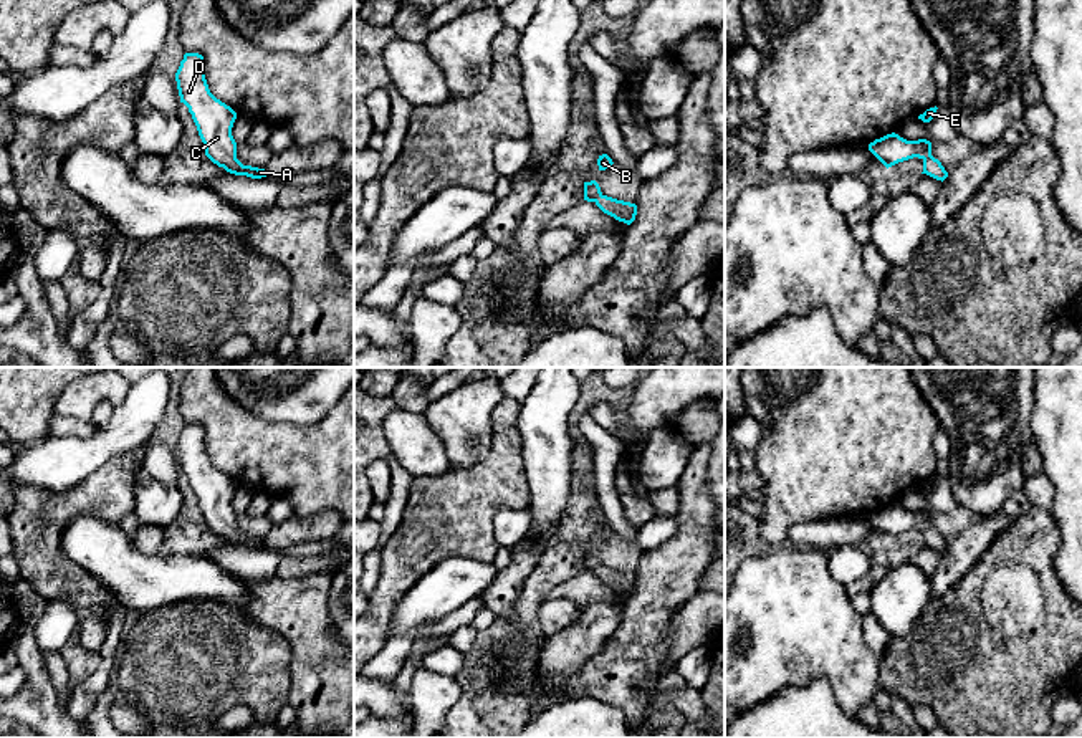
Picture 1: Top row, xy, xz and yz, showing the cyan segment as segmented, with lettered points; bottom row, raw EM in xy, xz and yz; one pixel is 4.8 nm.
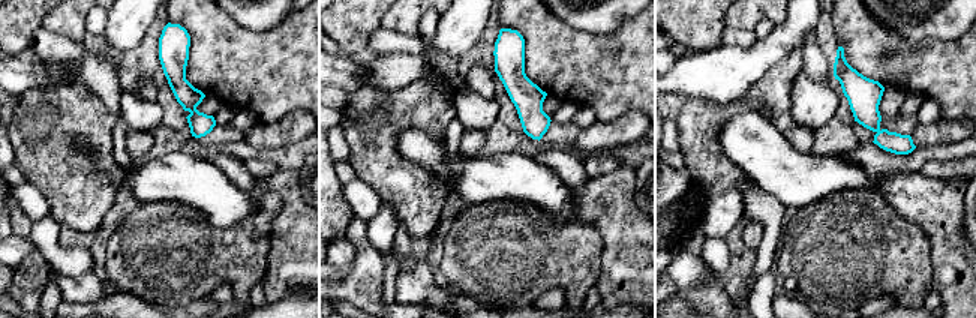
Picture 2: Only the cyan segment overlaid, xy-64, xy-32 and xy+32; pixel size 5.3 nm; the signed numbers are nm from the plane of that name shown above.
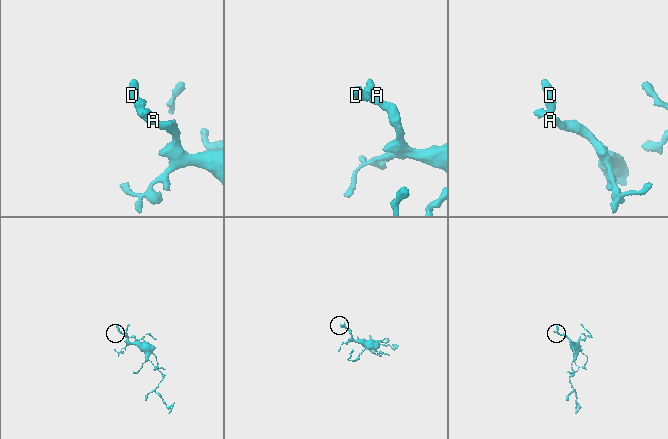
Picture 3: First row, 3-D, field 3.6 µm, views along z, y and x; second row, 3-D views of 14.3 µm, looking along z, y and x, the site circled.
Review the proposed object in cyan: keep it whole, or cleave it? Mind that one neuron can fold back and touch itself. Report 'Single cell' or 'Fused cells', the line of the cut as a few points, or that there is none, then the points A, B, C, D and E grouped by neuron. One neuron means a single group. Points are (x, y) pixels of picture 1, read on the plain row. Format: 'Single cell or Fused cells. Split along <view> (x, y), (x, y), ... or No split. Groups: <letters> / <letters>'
Single cell. No split. Groups: A B C D E

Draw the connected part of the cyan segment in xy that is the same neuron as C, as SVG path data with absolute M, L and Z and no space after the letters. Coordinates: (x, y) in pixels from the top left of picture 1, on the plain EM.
M185 424L175 443L180 473L189 478L203 513L205 526L235 546L251 549L266 548L265 539L243 536L237 530L237 513L232 506L232 498L237 483L217 470L205 450L205 430L199 424Z

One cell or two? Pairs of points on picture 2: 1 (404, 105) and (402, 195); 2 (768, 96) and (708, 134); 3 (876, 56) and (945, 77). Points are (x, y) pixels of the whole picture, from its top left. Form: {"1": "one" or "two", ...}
{"1": "one", "2": "one", "3": "one"}

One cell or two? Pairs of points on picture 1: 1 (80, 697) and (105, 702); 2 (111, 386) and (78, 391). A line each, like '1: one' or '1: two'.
1: two
2: one

